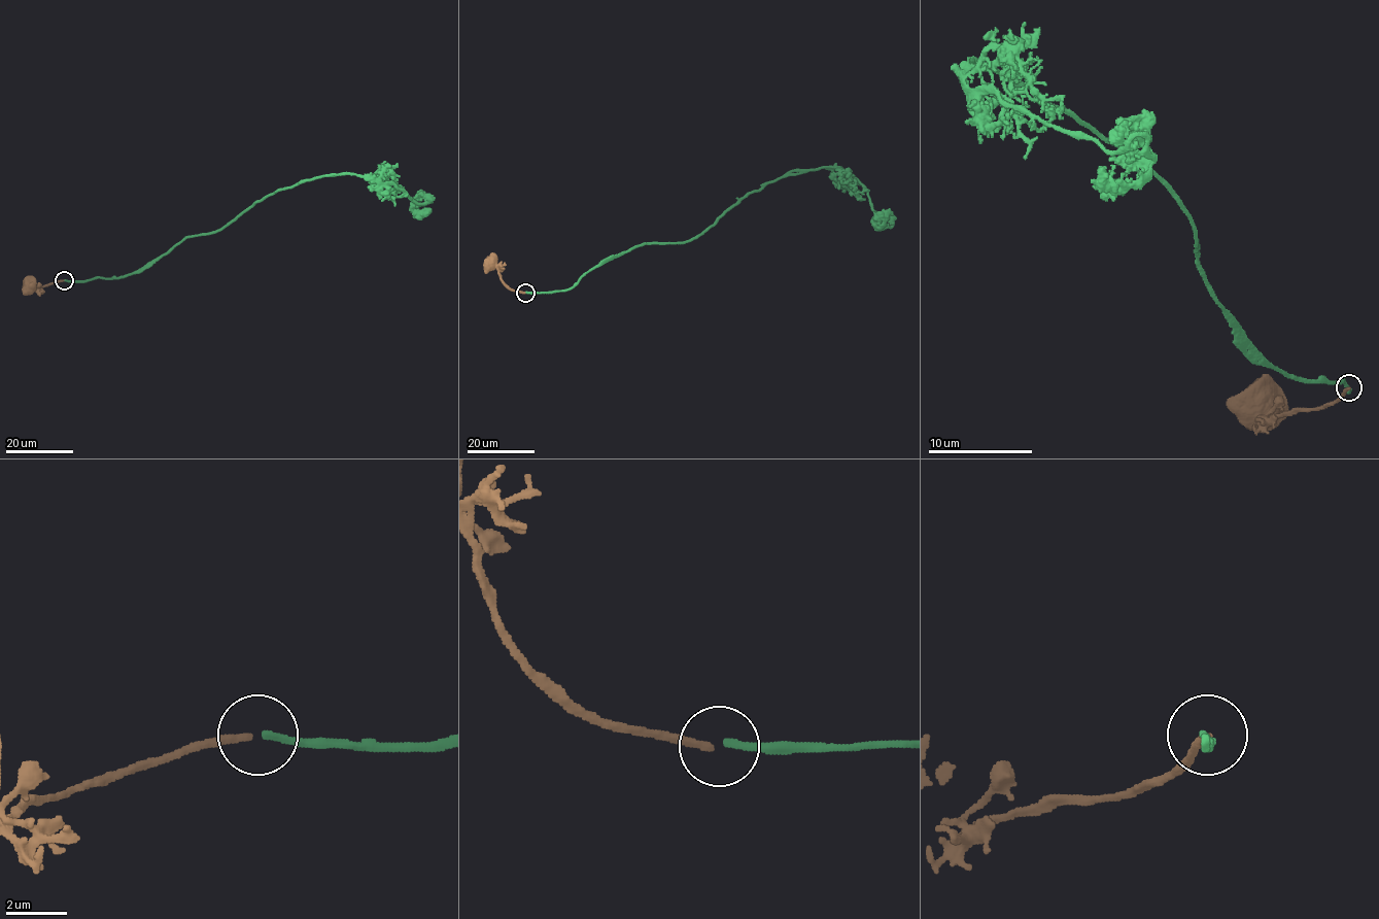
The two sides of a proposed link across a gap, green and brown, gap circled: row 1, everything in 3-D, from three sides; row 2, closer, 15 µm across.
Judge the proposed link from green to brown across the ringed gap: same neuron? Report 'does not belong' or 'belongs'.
belongs

